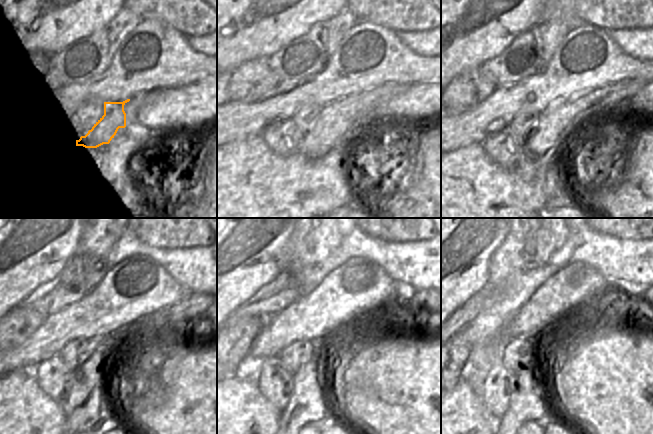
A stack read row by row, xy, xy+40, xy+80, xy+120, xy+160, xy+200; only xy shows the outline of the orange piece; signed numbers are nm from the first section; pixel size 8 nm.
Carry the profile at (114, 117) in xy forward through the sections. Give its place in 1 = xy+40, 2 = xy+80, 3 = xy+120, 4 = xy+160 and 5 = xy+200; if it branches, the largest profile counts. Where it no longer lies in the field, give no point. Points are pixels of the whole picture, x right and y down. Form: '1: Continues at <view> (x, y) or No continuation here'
1: Continues at xy+40 (336, 122)
2: Continues at xy+80 (541, 145)
3: Continues at xy+120 (82, 407)
4: Continues at xy+160 (307, 404)
5: Continues at xy+200 (527, 403)

